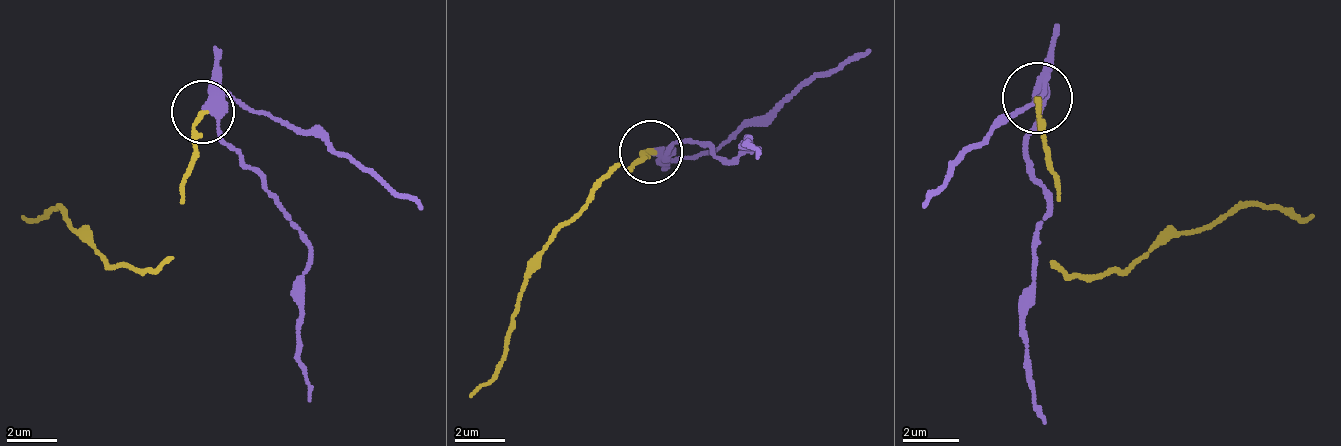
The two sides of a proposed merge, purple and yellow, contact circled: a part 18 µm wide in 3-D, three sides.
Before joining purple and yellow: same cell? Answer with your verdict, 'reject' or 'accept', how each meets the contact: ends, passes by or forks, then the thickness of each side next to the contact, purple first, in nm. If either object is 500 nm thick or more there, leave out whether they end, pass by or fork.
reject; purple forks; yellow ends; calibres 320 and 200 nm

